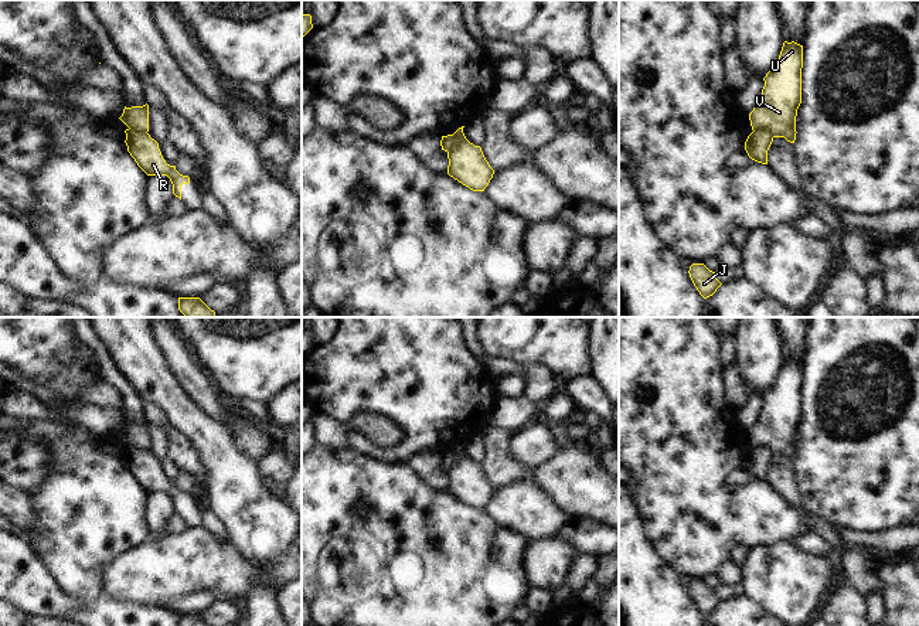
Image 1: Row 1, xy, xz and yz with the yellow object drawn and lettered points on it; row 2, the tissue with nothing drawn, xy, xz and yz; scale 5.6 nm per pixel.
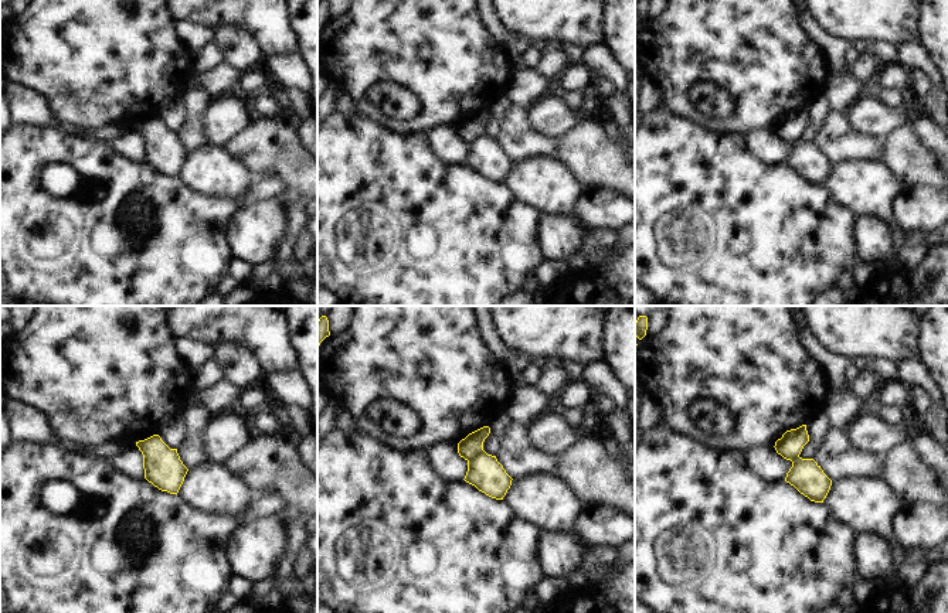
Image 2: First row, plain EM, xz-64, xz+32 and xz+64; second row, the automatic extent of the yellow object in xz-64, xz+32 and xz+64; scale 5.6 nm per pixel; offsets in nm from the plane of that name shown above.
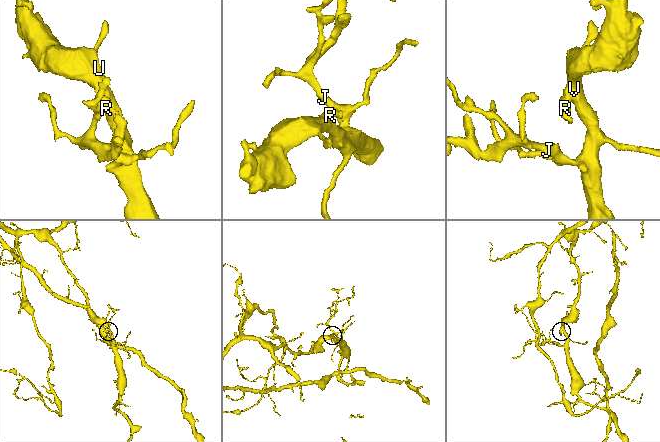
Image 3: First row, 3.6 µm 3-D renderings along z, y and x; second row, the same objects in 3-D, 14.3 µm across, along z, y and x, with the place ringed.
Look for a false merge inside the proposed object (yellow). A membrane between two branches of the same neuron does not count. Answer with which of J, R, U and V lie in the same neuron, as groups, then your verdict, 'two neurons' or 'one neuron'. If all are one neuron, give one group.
J U V / R; two neurons

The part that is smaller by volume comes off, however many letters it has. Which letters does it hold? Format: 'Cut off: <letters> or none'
Cut off: R

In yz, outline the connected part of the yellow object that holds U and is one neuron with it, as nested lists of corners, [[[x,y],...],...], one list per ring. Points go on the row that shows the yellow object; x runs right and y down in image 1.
[[[783,42],[776,65],[763,78],[762,95],[749,113],[752,130],[765,129],[772,137],[796,140],[796,116],[801,103],[803,45]]]

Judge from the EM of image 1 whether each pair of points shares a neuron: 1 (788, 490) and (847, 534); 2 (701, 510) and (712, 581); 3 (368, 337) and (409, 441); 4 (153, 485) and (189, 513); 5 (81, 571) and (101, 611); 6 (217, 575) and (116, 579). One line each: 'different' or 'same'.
1: different
2: different
3: same
4: same
5: different
6: same

